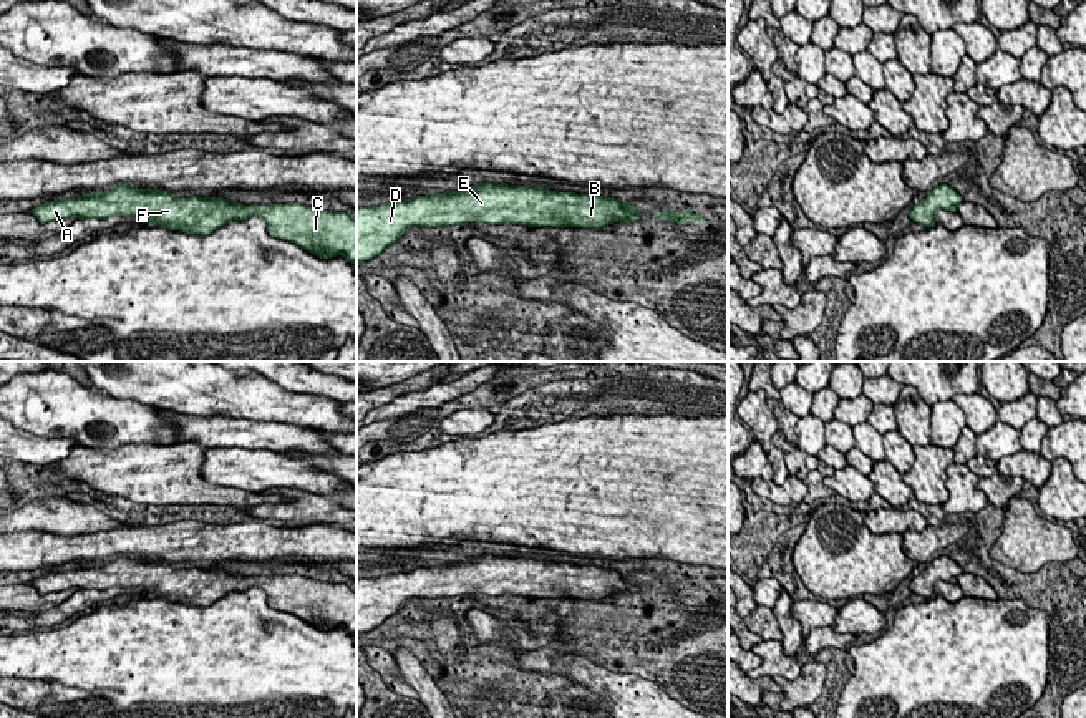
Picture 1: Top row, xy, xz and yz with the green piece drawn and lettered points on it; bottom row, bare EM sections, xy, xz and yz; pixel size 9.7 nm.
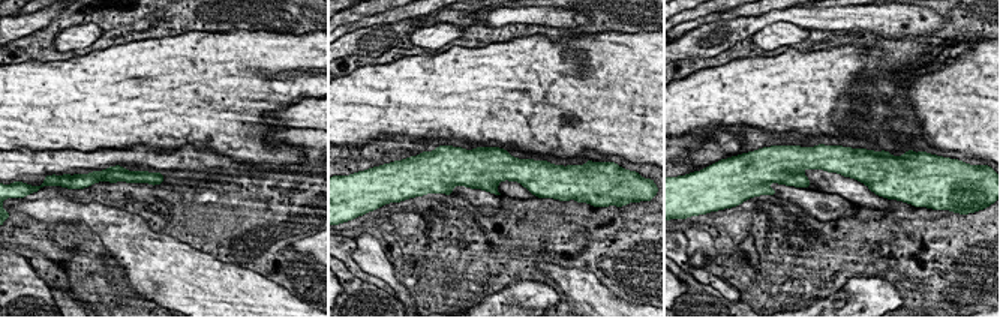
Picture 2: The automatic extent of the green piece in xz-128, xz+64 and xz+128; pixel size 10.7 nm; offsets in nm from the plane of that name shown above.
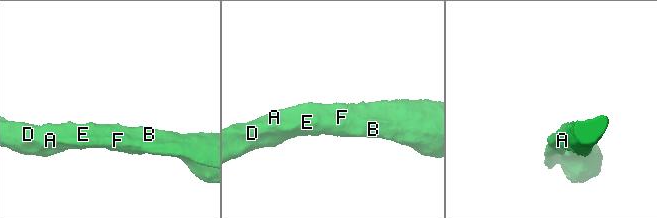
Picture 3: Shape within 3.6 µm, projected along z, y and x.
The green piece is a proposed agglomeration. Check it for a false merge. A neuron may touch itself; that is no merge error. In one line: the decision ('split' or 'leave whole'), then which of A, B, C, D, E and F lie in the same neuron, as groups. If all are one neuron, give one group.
leave whole; A B C D E F

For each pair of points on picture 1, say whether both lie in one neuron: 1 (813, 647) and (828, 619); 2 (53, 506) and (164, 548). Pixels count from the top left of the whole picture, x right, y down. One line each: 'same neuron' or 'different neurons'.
1: different neurons
2: different neurons

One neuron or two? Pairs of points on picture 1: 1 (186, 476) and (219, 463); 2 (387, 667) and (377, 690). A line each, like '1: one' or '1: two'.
1: two
2: two

